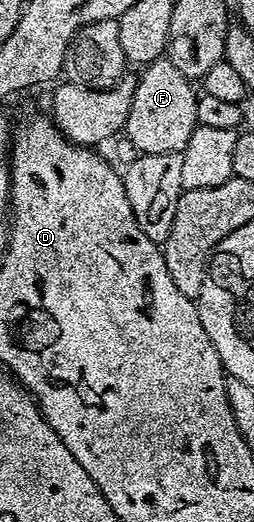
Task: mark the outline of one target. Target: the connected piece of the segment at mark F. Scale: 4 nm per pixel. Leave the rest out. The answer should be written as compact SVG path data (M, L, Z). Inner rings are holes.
M166 58L148 61L143 65L141 72L144 73L135 77L136 89L124 118L123 135L128 135L129 142L141 153L161 153L163 150L168 150L164 148L174 147L175 149L183 145L196 124L197 95L192 94L193 85Z

